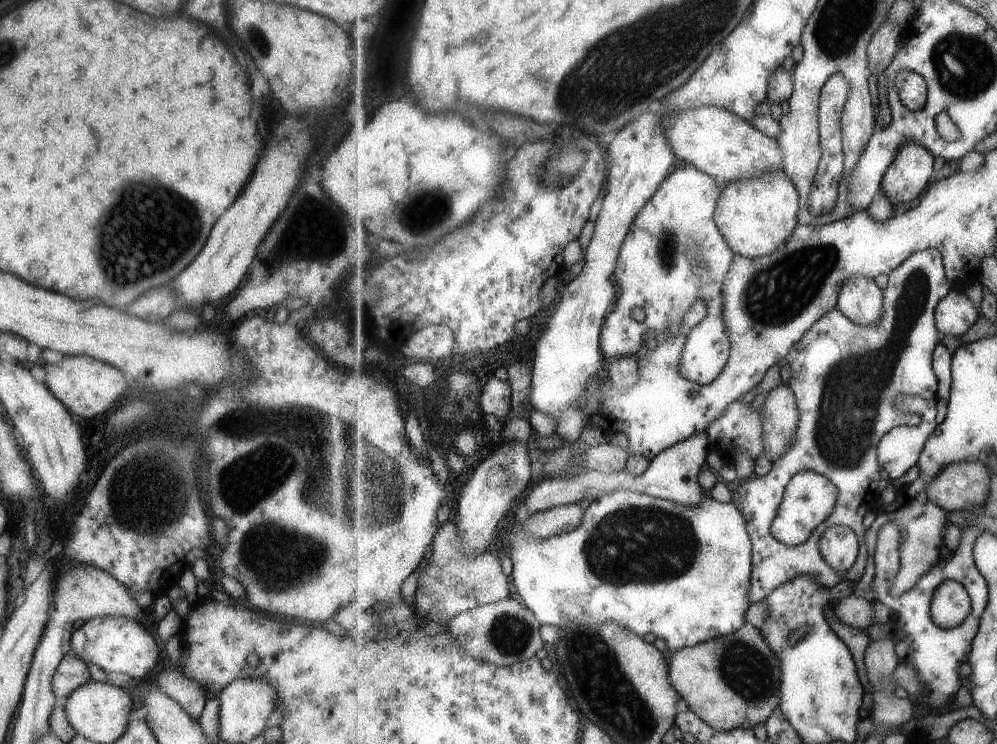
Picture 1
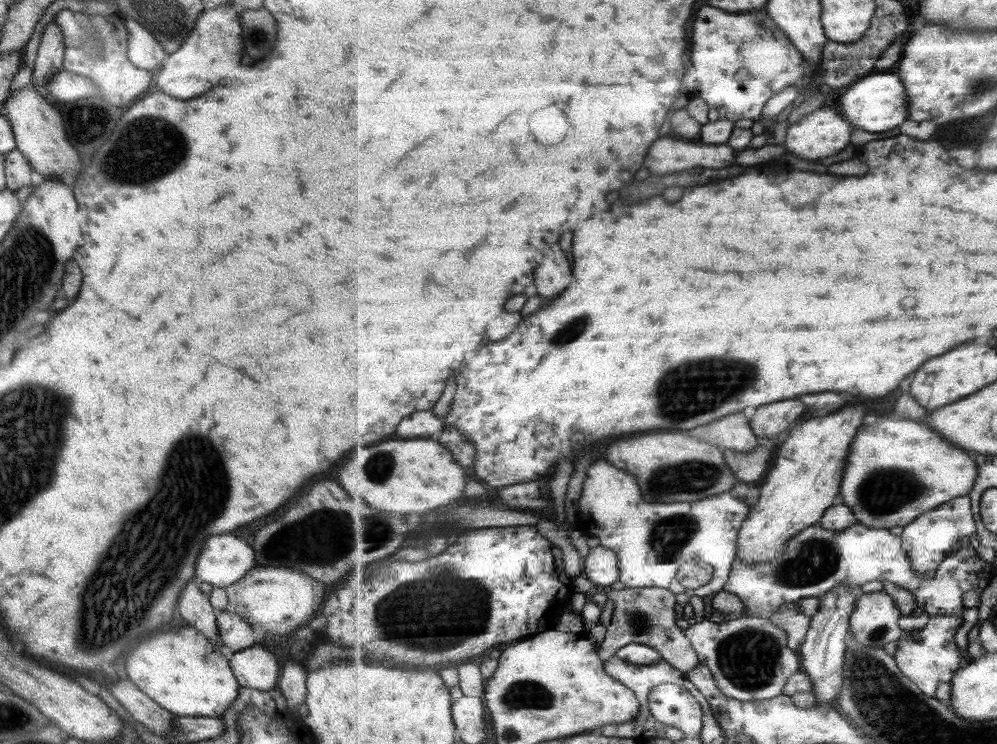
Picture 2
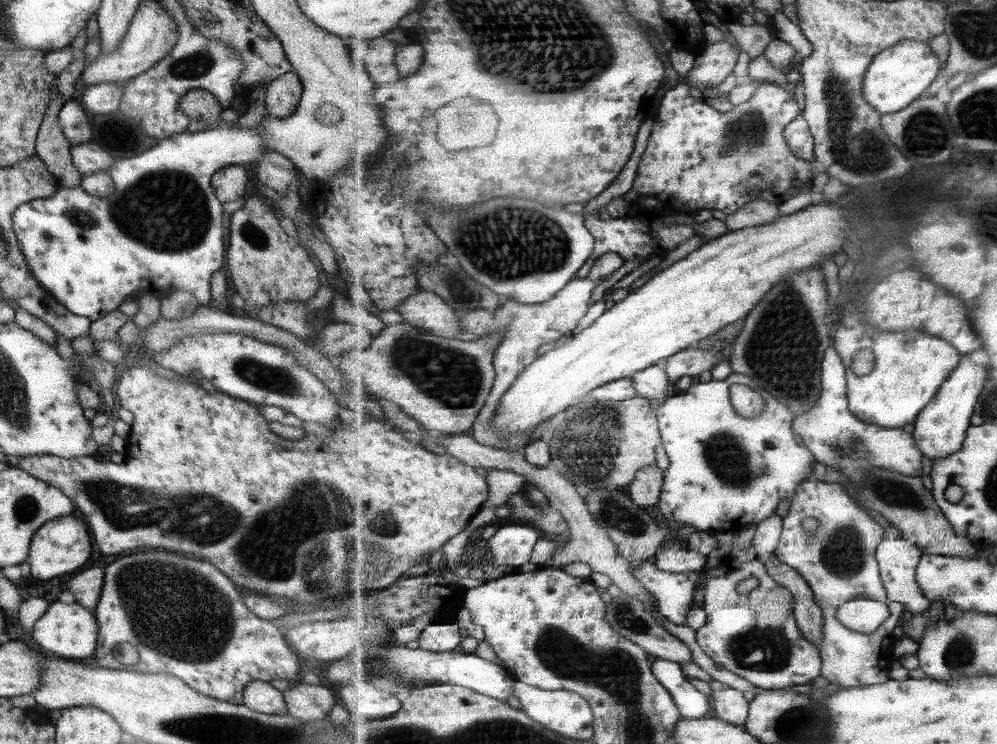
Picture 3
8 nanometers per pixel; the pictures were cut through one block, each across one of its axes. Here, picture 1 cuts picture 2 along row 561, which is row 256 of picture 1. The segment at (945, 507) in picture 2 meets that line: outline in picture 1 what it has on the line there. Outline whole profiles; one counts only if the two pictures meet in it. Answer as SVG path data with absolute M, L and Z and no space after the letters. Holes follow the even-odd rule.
M928 248L927 250L917 252L917 254L913 254L910 256L899 268L893 271L889 275L887 287L884 289L885 298L884 298L884 307L885 314L883 318L881 318L881 322L879 324L869 324L869 326L863 326L855 324L852 320L849 320L848 316L845 316L843 312L837 310L837 308L833 309L831 312L828 312L827 315L824 316L823 319L817 321L805 336L799 340L799 342L793 345L792 351L785 357L784 361L779 362L779 368L781 370L781 380L790 386L793 389L793 392L796 392L796 397L798 398L798 406L801 410L801 420L800 427L797 428L797 436L796 439L793 440L793 448L789 448L789 452L785 454L785 456L781 456L777 462L773 463L773 468L769 474L759 476L755 475L751 477L751 480L746 480L742 482L740 486L734 491L732 494L737 494L737 498L741 500L741 504L737 504L738 508L742 513L744 513L745 520L748 522L748 531L752 535L752 541L754 544L753 554L752 554L752 562L753 562L753 572L752 572L752 582L753 588L749 590L749 600L751 600L751 605L759 602L764 597L769 596L775 588L779 588L779 586L783 586L783 584L787 584L789 580L795 580L797 576L815 576L819 582L823 582L825 586L837 586L841 580L849 580L852 582L857 582L863 578L865 574L866 567L868 566L868 546L866 541L866 529L863 527L863 518L865 518L865 514L869 511L876 511L879 508L880 503L880 491L879 491L879 480L883 478L880 473L881 466L878 456L878 447L880 446L881 439L884 438L888 432L891 432L893 428L901 425L907 425L910 427L919 426L921 422L923 422L924 417L922 413L915 412L899 412L897 410L897 396L901 396L901 394L905 394L905 396L918 396L923 397L925 400L933 400L933 398L937 397L937 390L939 390L939 380L937 380L937 376L935 376L935 370L933 370L933 352L935 352L935 348L937 348L937 344L941 342L942 333L941 330L937 326L937 318L936 318L936 310L939 303L953 290L952 283L949 280L948 272L945 268L945 261L943 260L943 254L941 254L941 250L935 250L935 248ZM804 470L815 470L817 474L823 474L823 476L827 476L831 482L834 482L839 488L839 500L837 500L837 504L835 504L835 510L831 512L831 516L825 520L825 522L821 522L819 526L815 527L813 530L813 534L809 536L809 540L803 544L796 544L795 546L789 546L788 544L782 543L780 539L777 539L773 536L772 532L772 524L775 522L777 518L777 514L779 514L781 502L785 498L786 488L788 484L791 482L791 479L799 472L803 472ZM837 525L845 525L849 528L852 528L858 536L859 539L859 554L855 564L849 569L849 572L837 572L837 570L833 570L831 566L829 566L829 561L824 560L823 552L821 552L821 538L823 538L823 534L829 530L832 526Z

